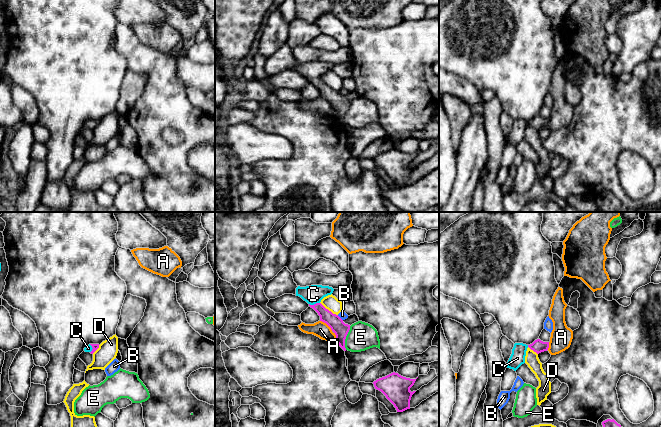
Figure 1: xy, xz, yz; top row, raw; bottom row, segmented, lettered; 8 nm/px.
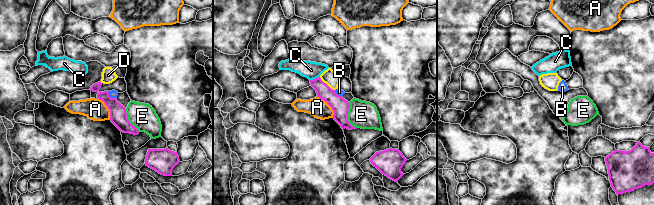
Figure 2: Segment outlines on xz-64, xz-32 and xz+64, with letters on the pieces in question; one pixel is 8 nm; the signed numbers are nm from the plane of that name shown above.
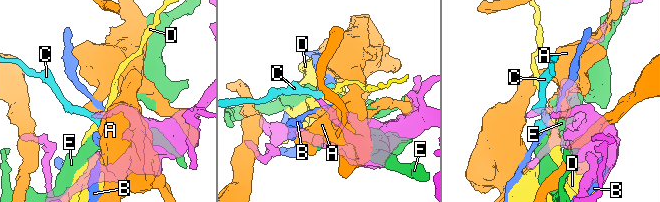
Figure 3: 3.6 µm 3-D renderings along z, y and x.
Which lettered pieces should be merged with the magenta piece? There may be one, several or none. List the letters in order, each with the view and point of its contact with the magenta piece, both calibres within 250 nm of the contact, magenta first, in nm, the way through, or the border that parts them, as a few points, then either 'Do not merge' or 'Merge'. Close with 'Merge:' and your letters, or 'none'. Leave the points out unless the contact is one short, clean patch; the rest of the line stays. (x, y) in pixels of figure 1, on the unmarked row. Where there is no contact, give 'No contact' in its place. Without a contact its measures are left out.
A: Touches magenta at xz (326, 99). Thickness 120 nm (magenta) against 130 nm. Do not merge
B: Touches magenta at xz (340, 94). Thickness 120 nm (magenta) against 60 nm. Do not merge
C: Touches magenta at xz (314, 80). Thickness 120 nm (magenta) against 150 nm. Path across: xz (336, 100), (314, 80), (313, 70). Merge
D: Touches magenta at xz (328, 86). Thickness 120 nm (magenta) against 120 nm. Do not merge
E: Touches magenta at xz (345, 114). Thickness 120 nm (magenta) against 220 nm. Do not merge
Merge: C

